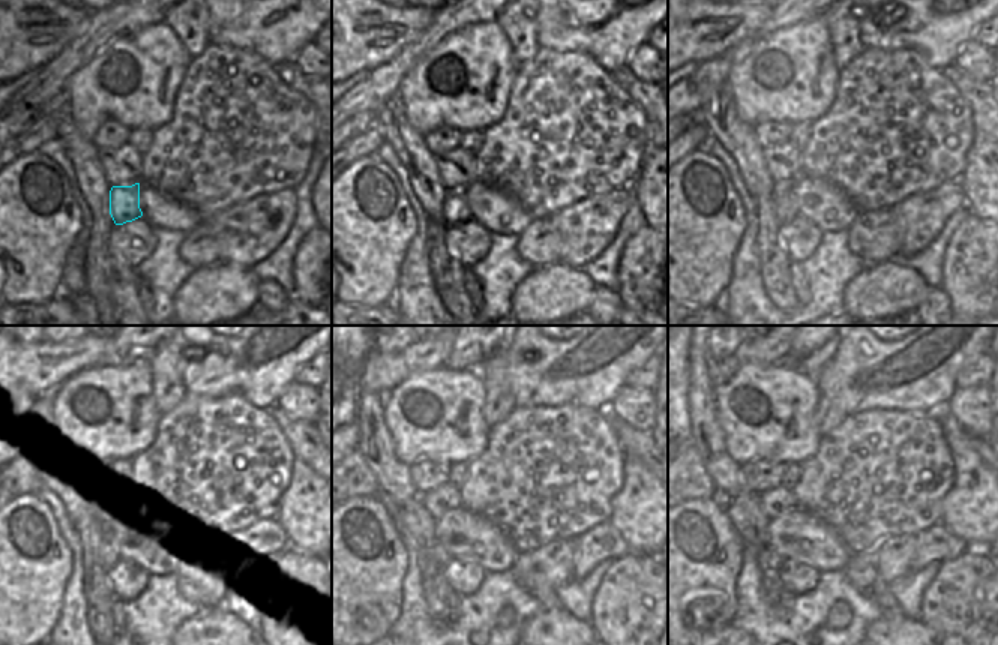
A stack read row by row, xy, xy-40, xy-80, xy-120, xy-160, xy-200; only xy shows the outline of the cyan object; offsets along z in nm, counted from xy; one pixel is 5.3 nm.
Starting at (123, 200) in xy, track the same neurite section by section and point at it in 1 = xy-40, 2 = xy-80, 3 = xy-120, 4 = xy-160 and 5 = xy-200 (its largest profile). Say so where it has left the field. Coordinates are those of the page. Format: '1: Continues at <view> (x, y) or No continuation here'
1: Continues at xy-40 (455, 210)
2: Continues at xy-80 (787, 212)
3: Continues at xy-120 (108, 552)
4: Continues at xy-160 (441, 558)
5: Continues at xy-200 (767, 560).

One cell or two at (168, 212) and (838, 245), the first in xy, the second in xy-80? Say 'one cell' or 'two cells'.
two cells

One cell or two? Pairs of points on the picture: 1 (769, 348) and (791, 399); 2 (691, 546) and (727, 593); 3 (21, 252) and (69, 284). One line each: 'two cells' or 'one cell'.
1: two cells
2: one cell
3: two cells

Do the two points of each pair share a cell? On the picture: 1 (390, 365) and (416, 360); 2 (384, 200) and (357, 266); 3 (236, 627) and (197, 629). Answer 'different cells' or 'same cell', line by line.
1: same cell
2: same cell
3: same cell

